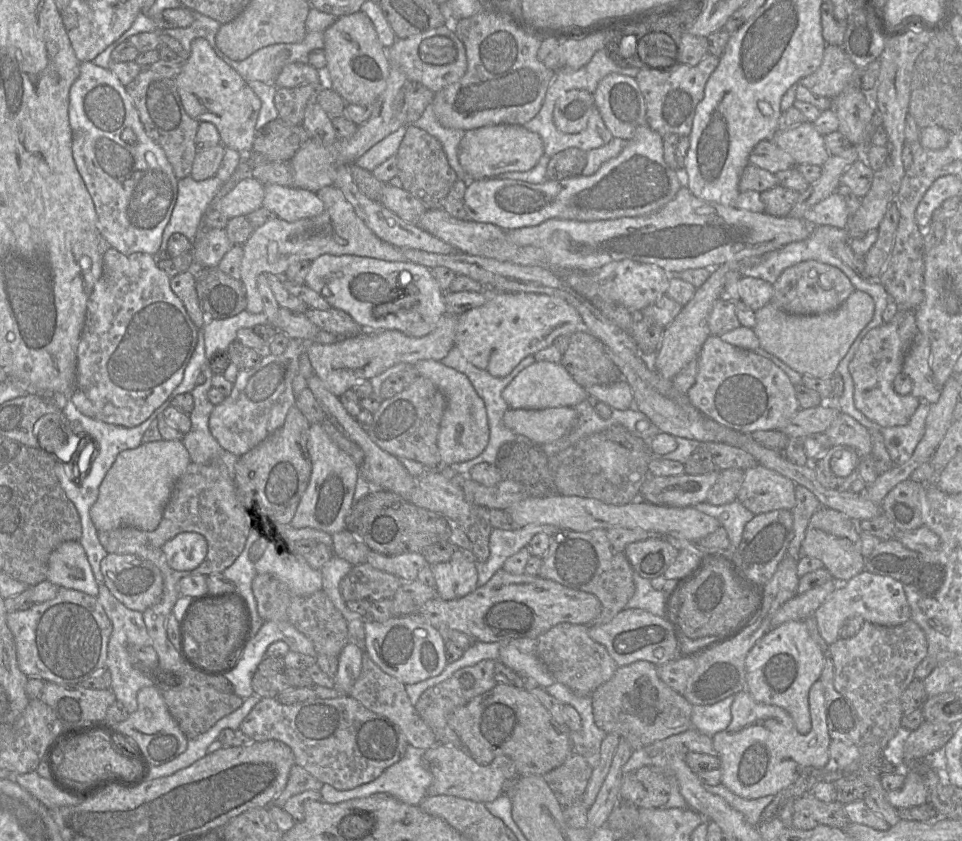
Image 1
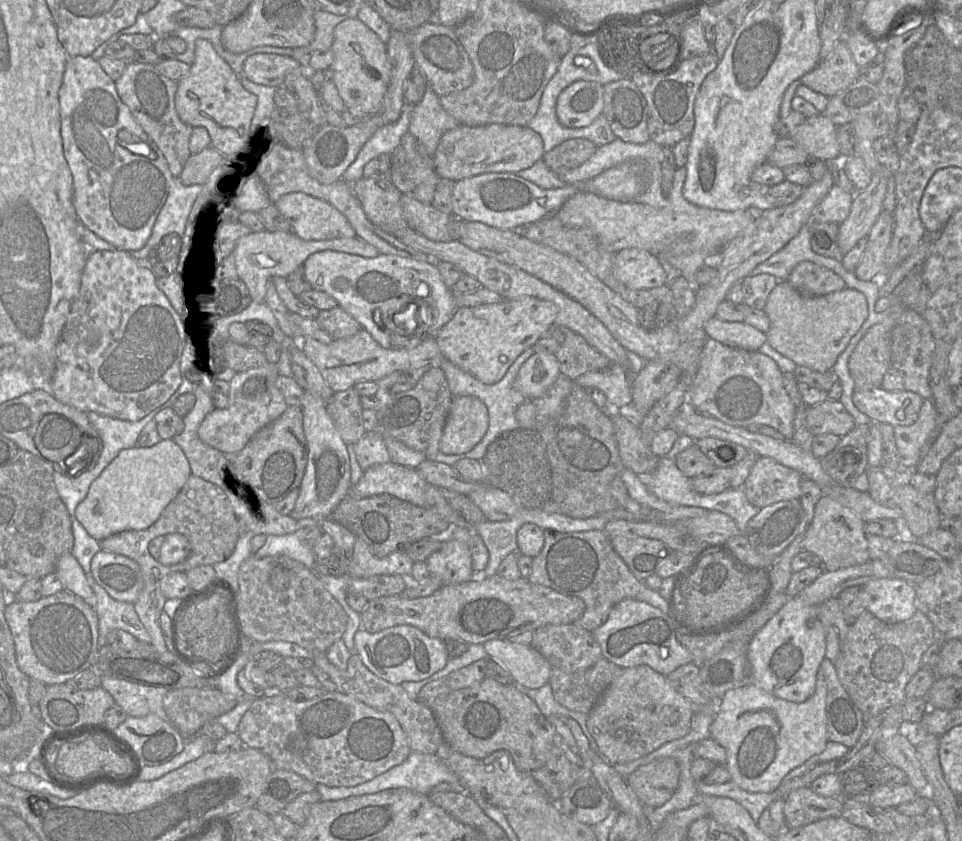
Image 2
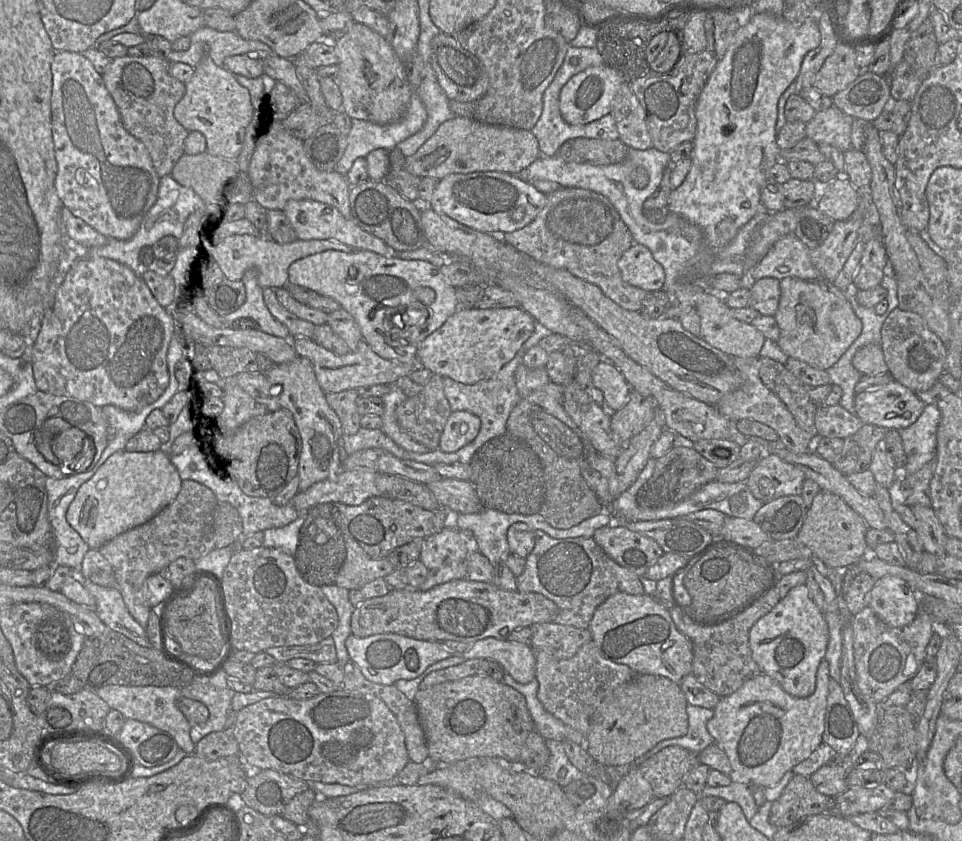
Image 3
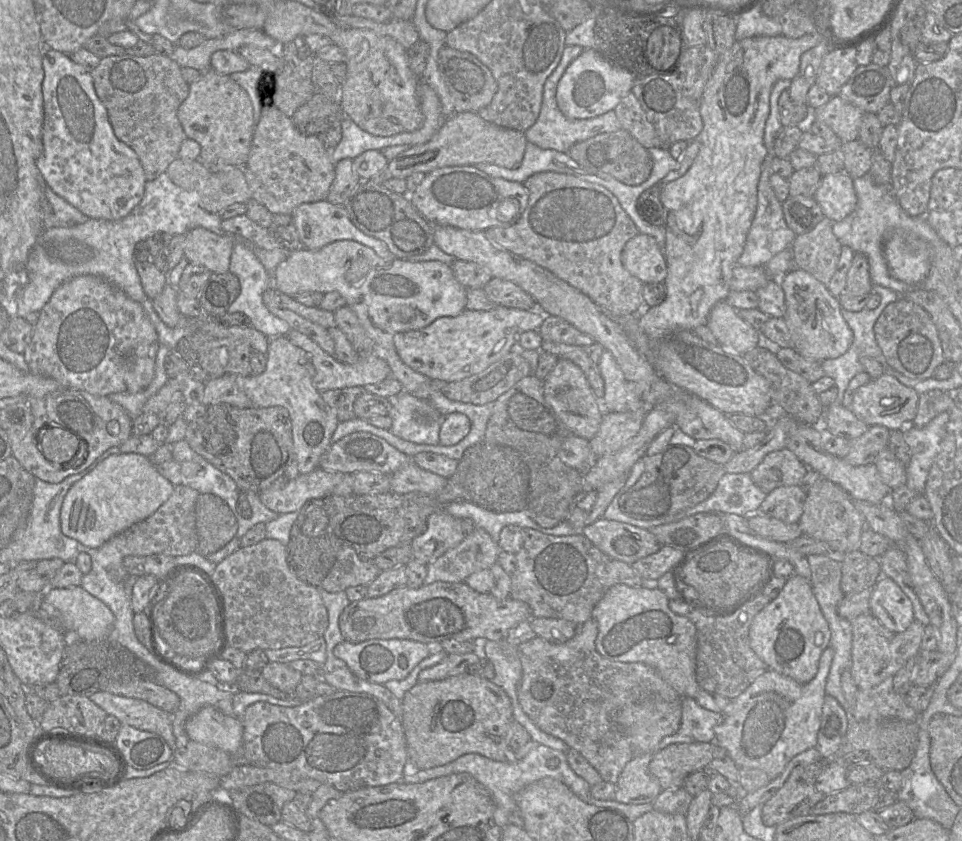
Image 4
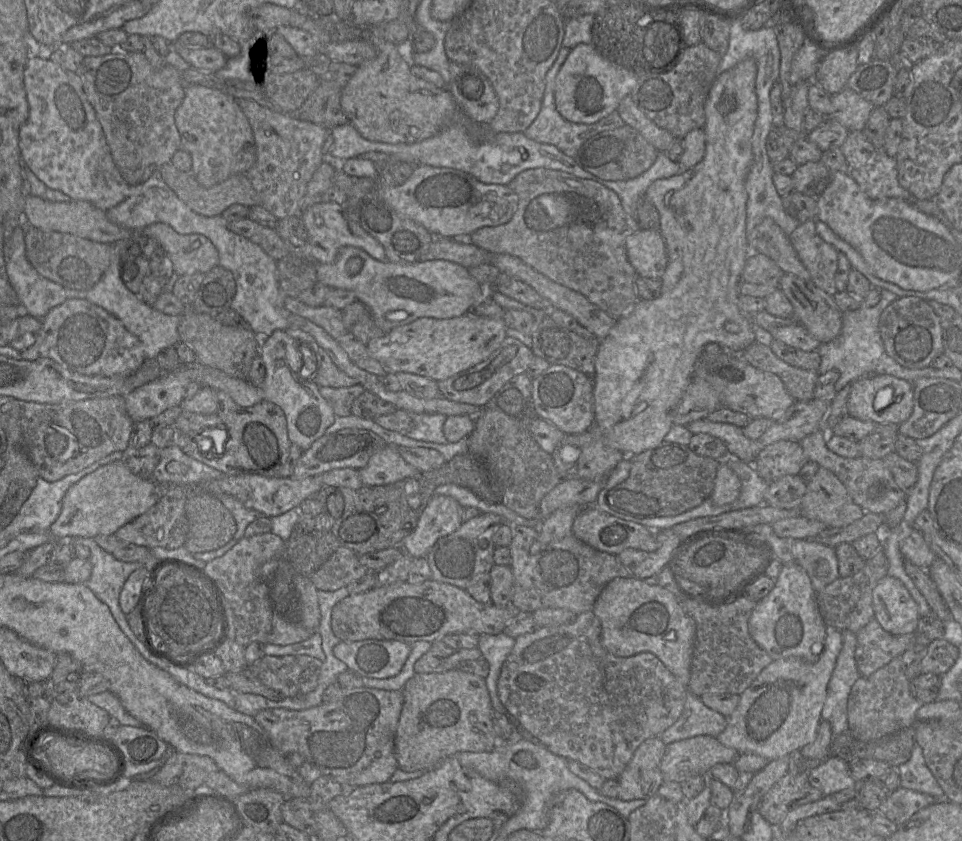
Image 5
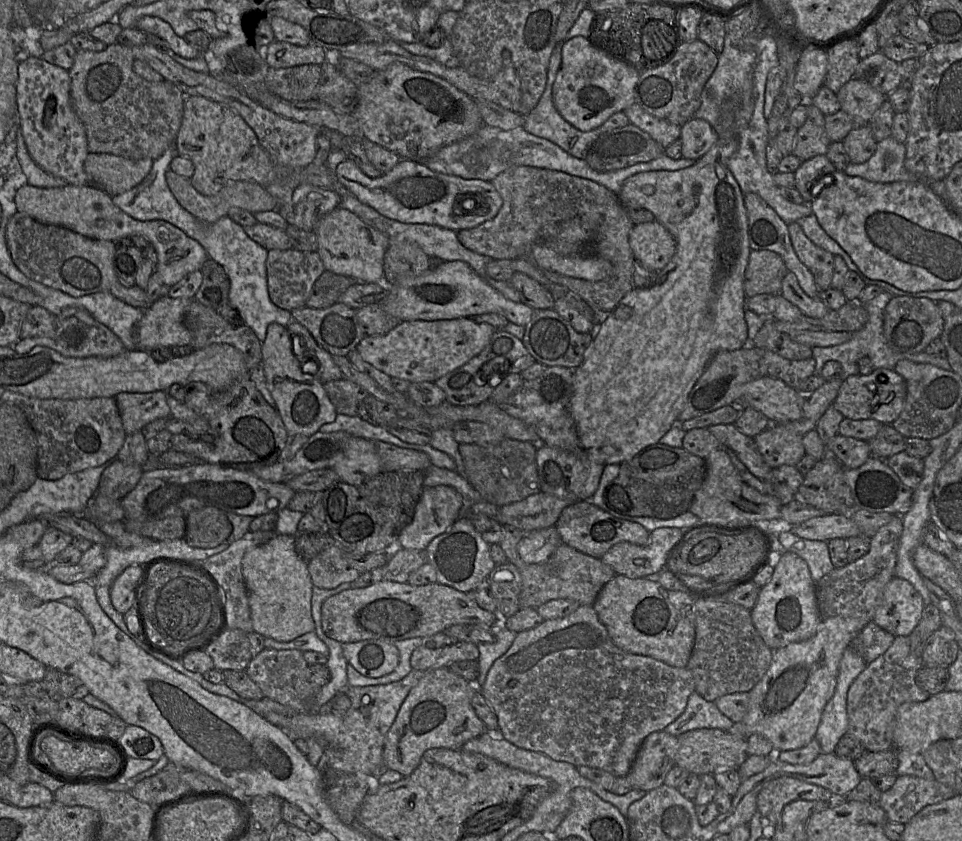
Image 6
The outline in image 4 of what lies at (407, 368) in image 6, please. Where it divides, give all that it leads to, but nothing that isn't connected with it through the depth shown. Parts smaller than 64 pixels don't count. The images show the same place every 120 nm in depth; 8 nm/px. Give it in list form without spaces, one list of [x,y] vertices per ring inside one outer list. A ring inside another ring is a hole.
[[[509,309],[464,310],[456,317],[440,317],[422,329],[396,333],[393,342],[401,360],[428,379],[447,383],[463,380],[516,349],[519,331]]]

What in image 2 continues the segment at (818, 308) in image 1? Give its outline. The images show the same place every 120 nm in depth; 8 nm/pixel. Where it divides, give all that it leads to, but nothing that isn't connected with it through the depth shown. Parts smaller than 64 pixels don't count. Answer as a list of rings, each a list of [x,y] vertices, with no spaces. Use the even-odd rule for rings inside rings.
[[[810,261],[797,264],[786,281],[802,294],[809,296],[823,296],[846,288],[842,277]]]

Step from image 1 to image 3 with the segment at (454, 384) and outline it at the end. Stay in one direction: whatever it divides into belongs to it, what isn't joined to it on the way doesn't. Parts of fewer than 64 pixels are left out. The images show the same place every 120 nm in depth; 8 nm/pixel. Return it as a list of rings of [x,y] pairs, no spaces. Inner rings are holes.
[[[467,411],[452,412],[443,429],[439,449],[443,452],[455,452],[471,443],[478,435],[481,420]]]

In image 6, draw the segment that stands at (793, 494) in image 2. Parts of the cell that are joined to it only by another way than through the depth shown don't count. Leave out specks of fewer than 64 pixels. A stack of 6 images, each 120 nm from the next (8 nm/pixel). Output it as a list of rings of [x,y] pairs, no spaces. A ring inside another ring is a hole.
[[[771,423],[754,441],[766,464],[775,469],[782,465],[796,466],[803,458],[806,453],[802,438],[784,424]]]

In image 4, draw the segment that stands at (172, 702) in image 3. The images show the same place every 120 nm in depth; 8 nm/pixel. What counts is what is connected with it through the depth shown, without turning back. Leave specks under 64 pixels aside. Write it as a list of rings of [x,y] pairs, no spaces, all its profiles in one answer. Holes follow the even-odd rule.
[[[98,691],[89,697],[108,715],[115,716],[122,724],[161,736],[171,747],[176,748],[173,734],[173,713],[166,712],[144,700]]]

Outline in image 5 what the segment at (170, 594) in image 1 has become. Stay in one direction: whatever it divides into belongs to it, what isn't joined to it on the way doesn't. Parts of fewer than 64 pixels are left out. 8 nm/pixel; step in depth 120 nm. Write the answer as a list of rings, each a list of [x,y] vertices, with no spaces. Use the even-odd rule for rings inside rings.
[[[163,495],[148,511],[123,525],[114,535],[119,540],[147,548],[180,548],[188,534],[186,502],[187,498]]]

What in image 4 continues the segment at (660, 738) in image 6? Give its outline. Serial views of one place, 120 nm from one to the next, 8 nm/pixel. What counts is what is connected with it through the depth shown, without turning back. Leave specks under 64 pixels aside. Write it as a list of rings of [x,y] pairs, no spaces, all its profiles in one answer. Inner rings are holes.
[[[653,753],[635,755],[624,767],[614,800],[624,804],[653,803],[662,792],[659,780],[650,773]]]

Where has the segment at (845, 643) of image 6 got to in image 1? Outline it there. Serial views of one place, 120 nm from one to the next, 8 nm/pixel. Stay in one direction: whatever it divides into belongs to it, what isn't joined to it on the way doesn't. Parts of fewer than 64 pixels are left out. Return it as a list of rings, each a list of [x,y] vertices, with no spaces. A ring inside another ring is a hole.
[[[820,679],[811,686],[808,700],[812,727],[803,735],[797,731],[793,719],[783,708],[756,702],[747,690],[735,694],[731,705],[731,723],[712,737],[720,759],[721,784],[742,798],[757,799],[775,796],[807,769],[825,767],[829,761],[831,738]]]

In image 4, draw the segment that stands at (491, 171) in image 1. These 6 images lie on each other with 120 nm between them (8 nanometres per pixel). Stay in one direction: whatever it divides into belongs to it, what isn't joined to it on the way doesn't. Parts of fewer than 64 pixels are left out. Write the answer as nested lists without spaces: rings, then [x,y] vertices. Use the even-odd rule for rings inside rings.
[[[475,112],[454,113],[426,143],[411,146],[369,181],[382,184],[391,178],[406,179],[414,173],[427,174],[445,167],[473,166],[489,163],[507,169],[517,168],[523,159],[527,139],[523,132],[485,121]]]

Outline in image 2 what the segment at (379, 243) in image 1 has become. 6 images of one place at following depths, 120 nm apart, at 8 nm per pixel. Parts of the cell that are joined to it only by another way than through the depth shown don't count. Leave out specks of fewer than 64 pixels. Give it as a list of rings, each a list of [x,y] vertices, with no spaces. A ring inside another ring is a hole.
[[[292,231],[290,232],[252,232],[241,237],[232,249],[238,278],[246,285],[252,301],[265,301],[267,282],[273,277],[287,278],[297,268],[303,266],[306,259],[317,252],[332,250],[364,258],[374,258],[380,252],[372,245],[358,237],[334,238],[320,241],[303,240]]]

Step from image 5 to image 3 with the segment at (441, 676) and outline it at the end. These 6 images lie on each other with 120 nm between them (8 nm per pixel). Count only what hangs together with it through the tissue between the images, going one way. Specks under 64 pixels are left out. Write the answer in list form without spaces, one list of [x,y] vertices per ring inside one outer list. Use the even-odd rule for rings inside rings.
[[[479,675],[419,690],[413,701],[425,733],[429,760],[436,765],[453,765],[468,759],[496,758],[521,766],[522,749],[530,733],[536,731],[526,699],[520,692],[503,682]]]

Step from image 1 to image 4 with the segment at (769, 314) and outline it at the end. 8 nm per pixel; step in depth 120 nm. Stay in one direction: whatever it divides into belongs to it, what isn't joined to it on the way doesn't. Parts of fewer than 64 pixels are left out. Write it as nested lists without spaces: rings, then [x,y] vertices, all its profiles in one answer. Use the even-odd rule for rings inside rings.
[[[795,268],[778,279],[785,296],[783,319],[790,332],[793,349],[808,360],[822,362],[835,359],[848,351],[853,332],[842,316],[837,297],[808,272]]]

